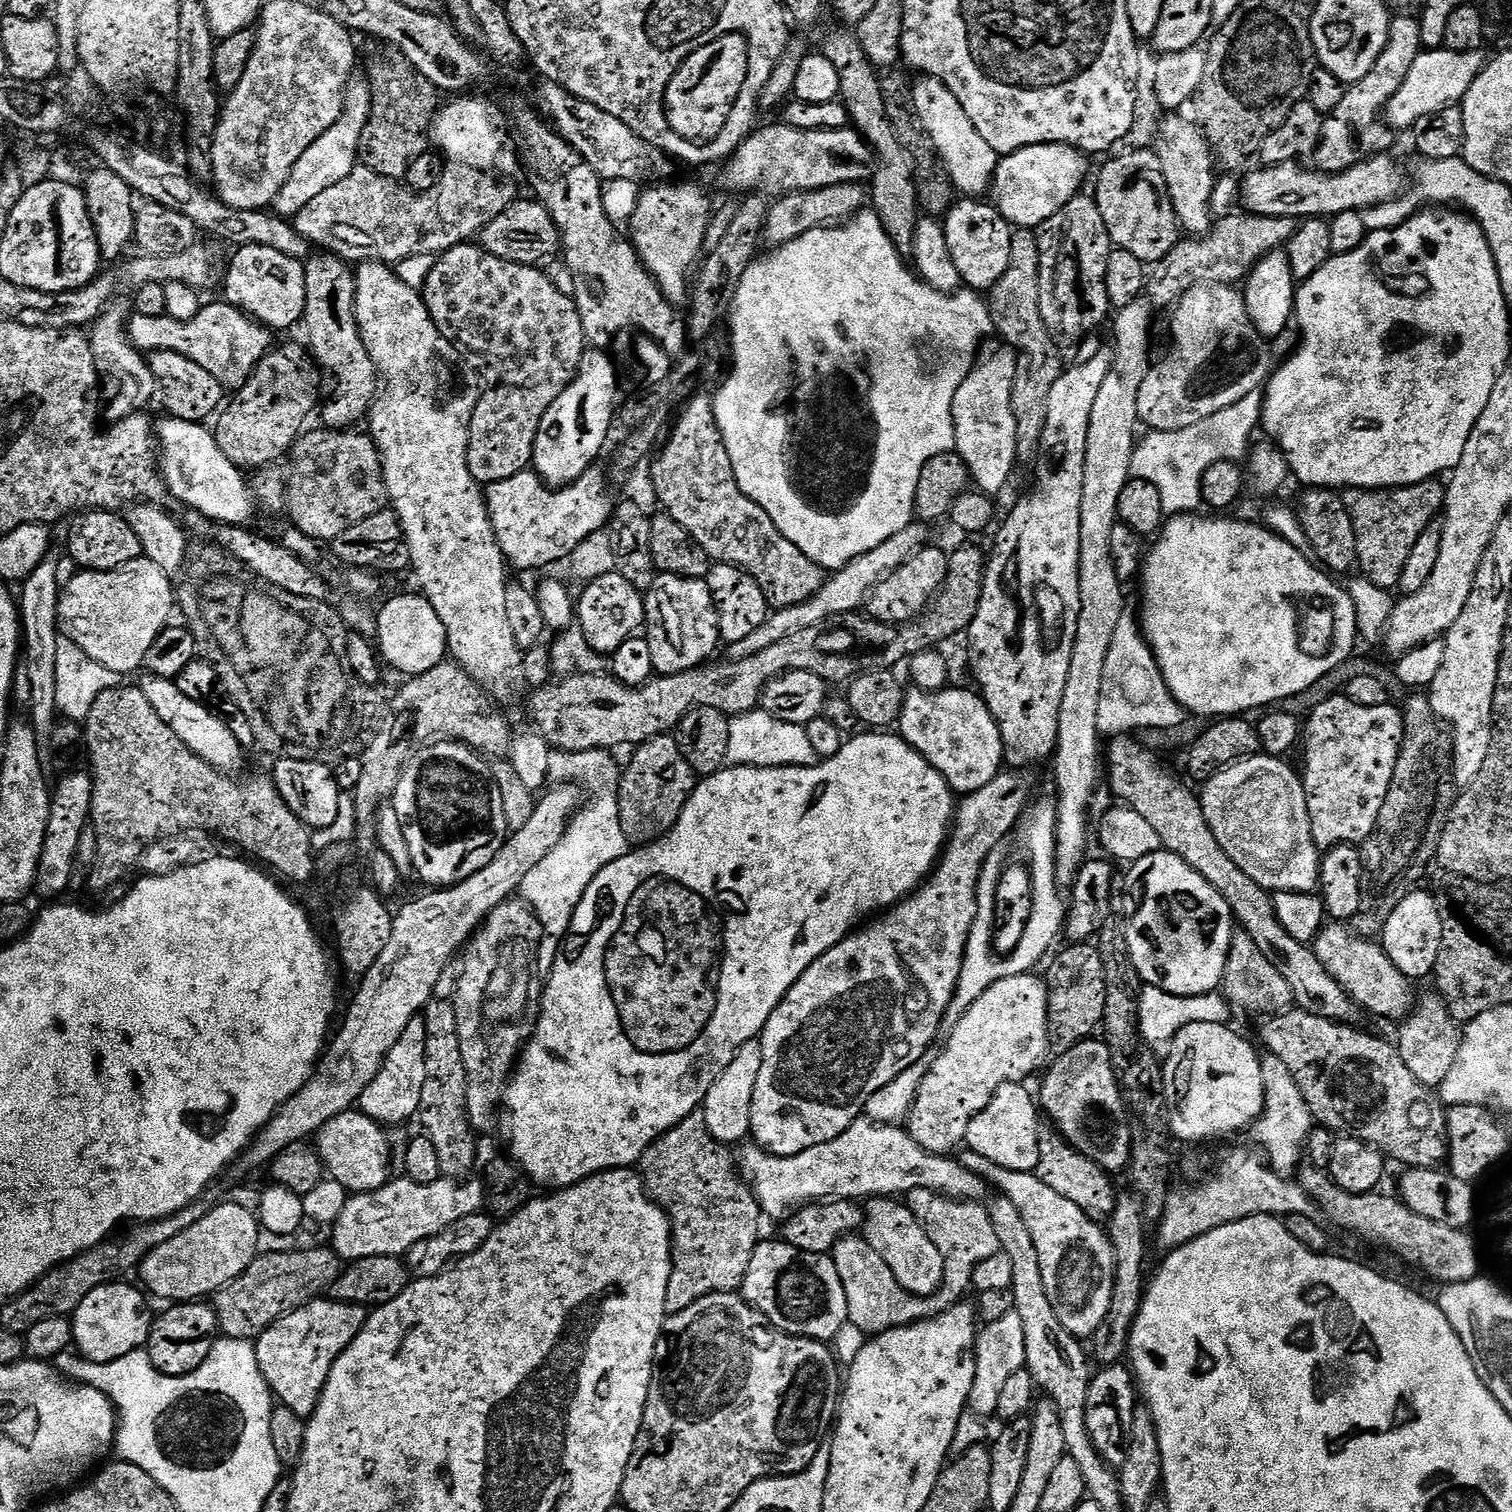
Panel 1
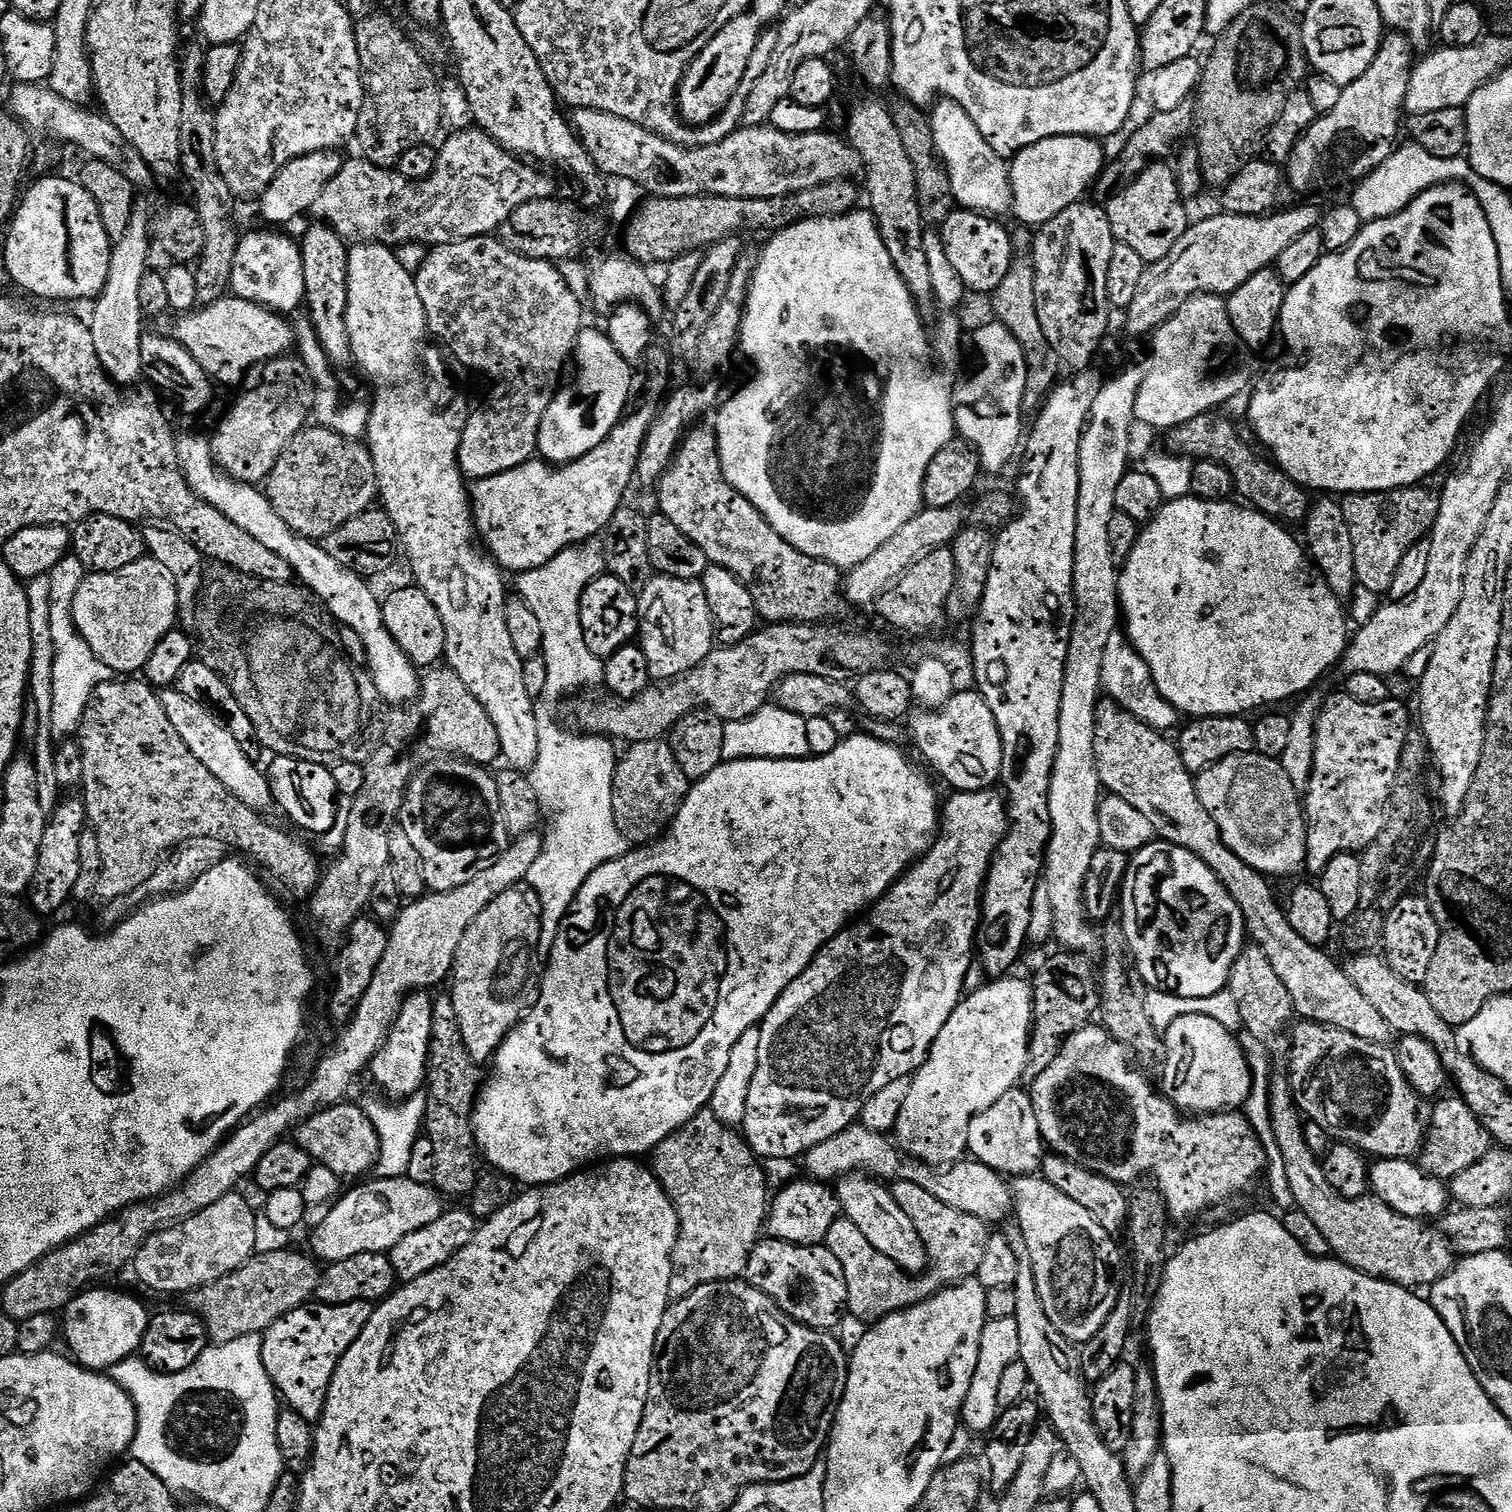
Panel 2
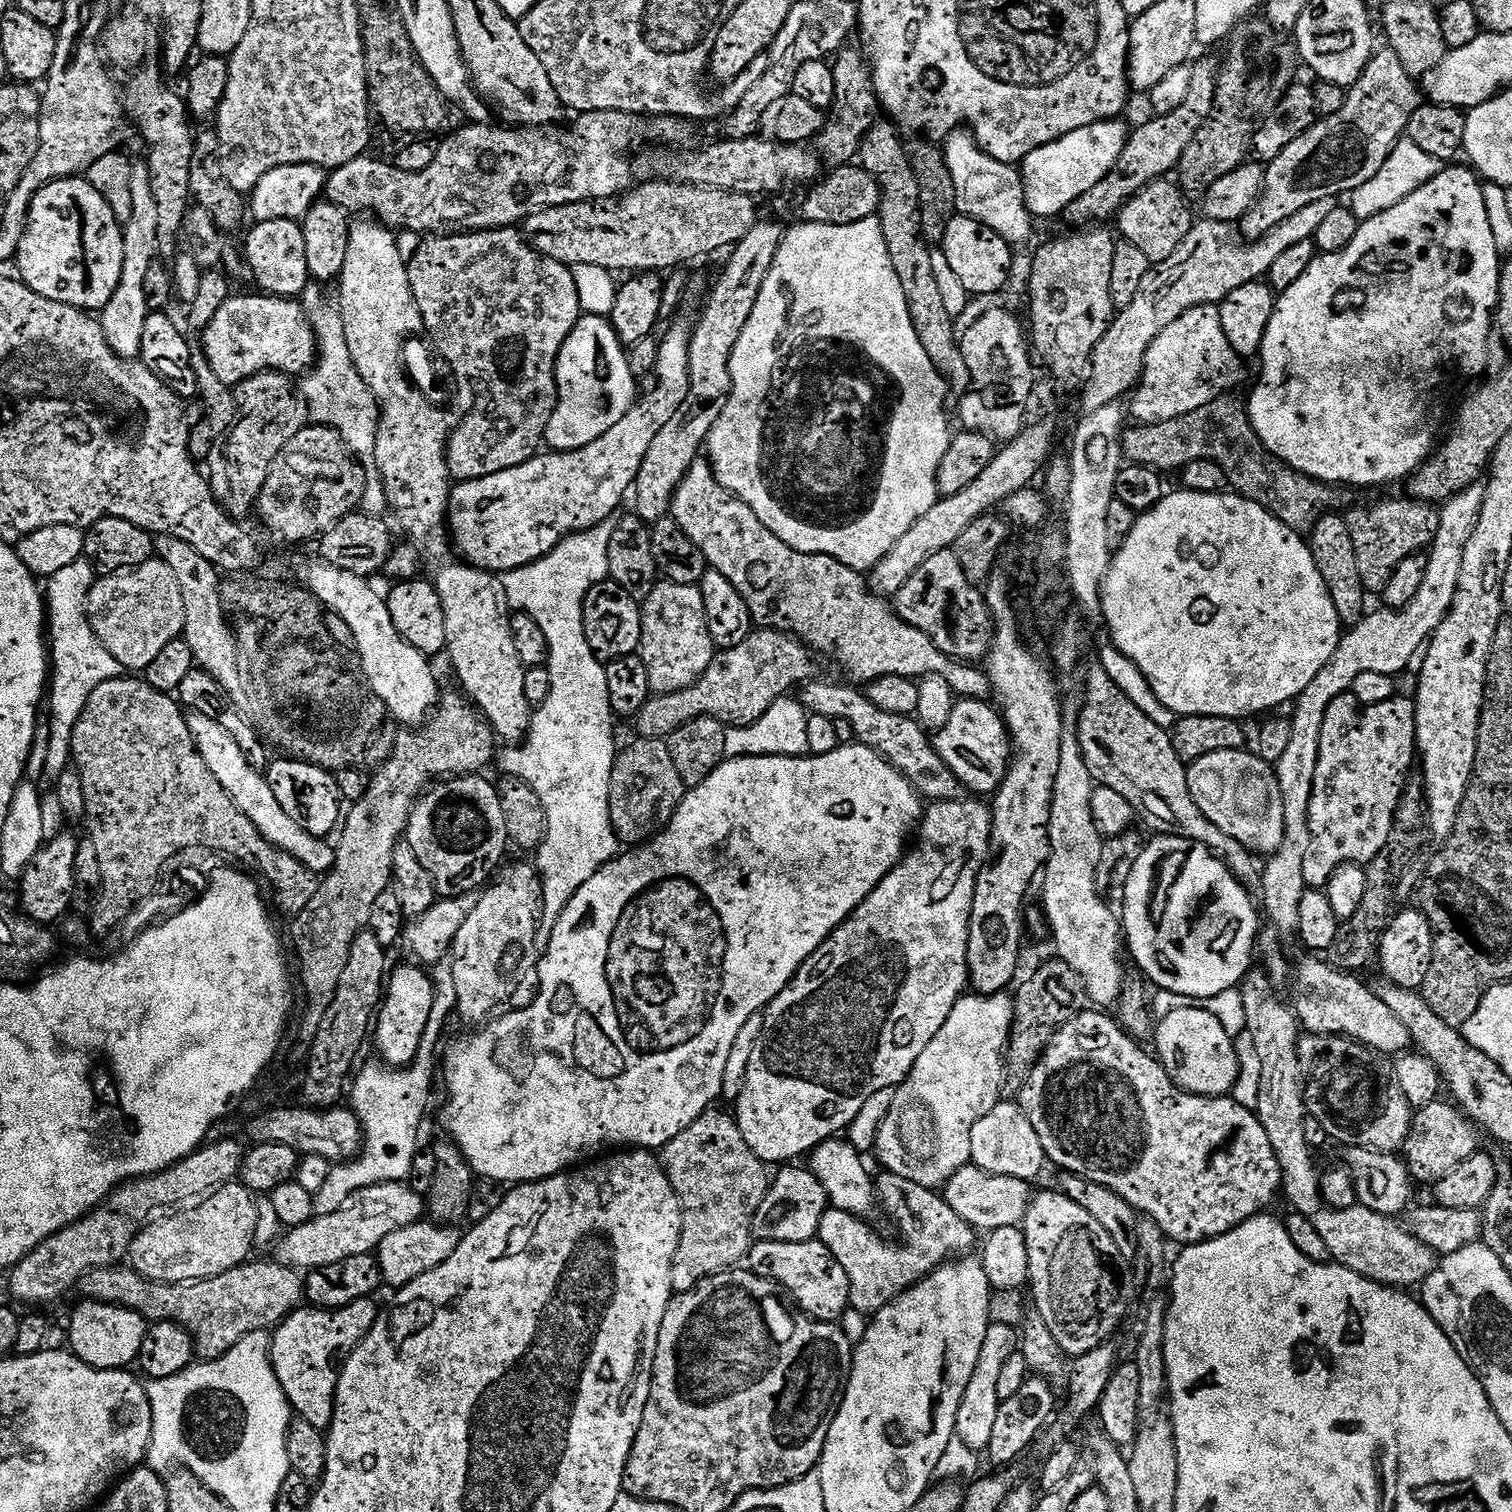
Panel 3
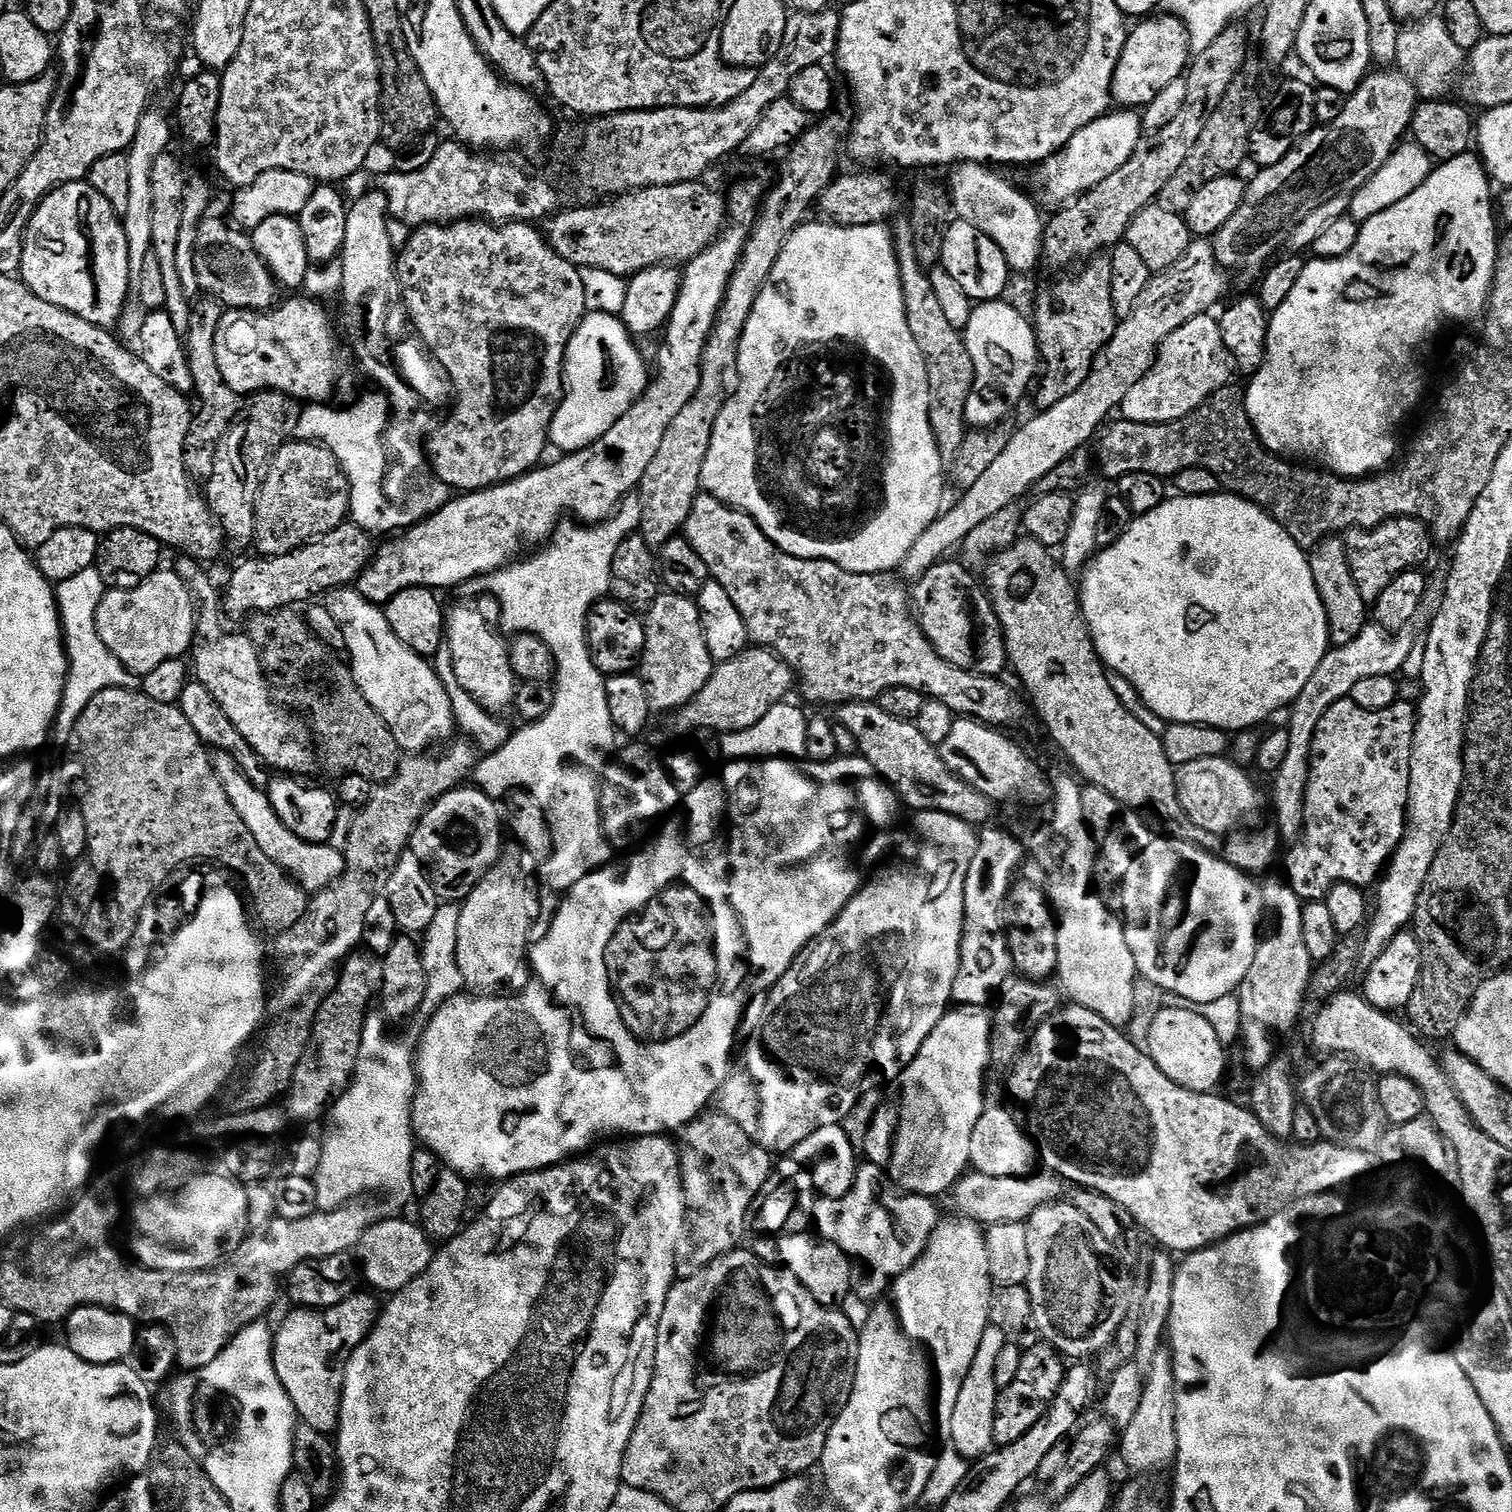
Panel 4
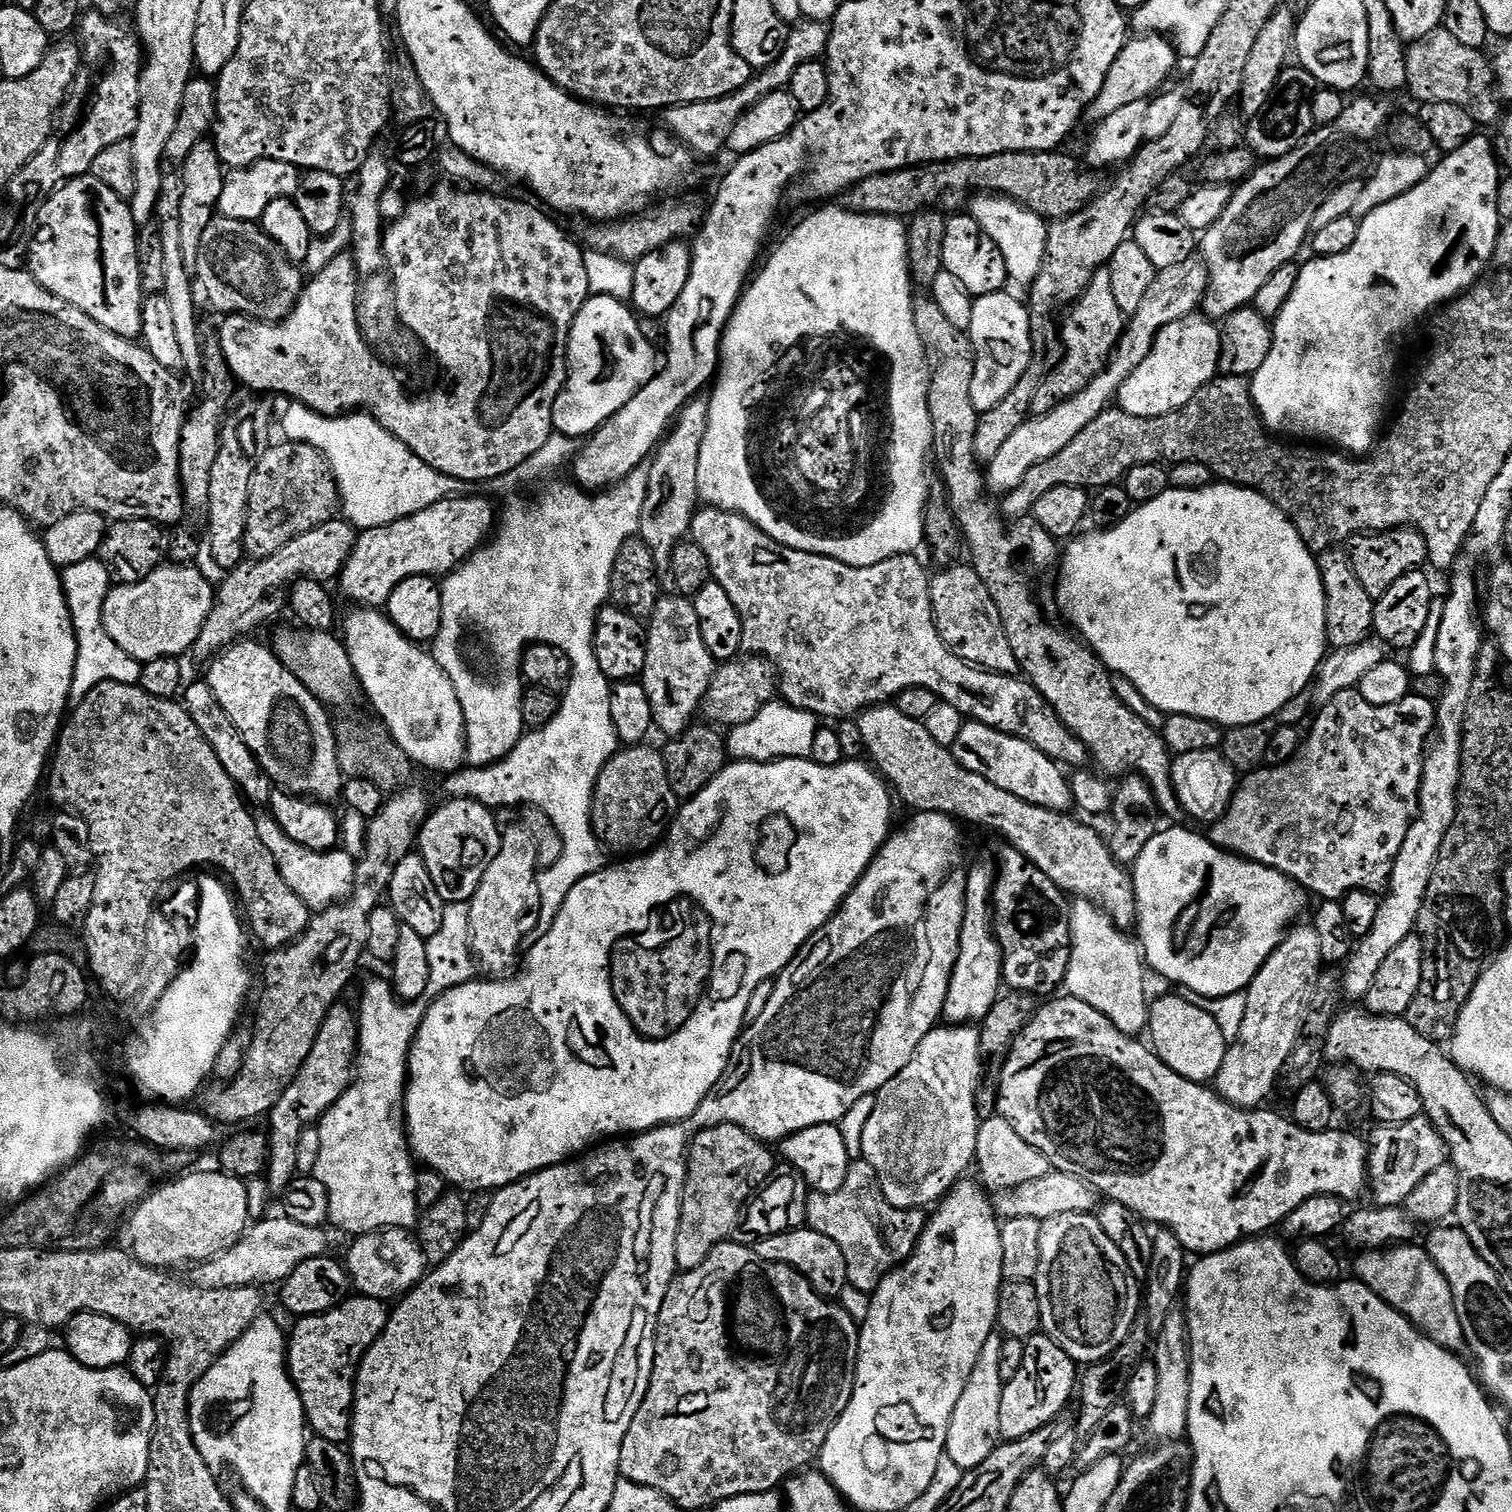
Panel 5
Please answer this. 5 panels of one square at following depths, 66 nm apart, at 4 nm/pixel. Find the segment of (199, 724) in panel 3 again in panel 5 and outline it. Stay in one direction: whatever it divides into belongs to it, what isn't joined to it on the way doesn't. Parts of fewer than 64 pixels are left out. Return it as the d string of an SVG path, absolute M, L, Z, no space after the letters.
M261 815L256 821L258 826L258 838L266 850L274 858L286 886L302 898L304 905L310 910L328 908L331 904L339 904L348 899L356 887L356 866L357 861L353 853L345 850L333 850L330 852L315 852L298 842L294 842L278 826L278 822L272 819L271 815Z

